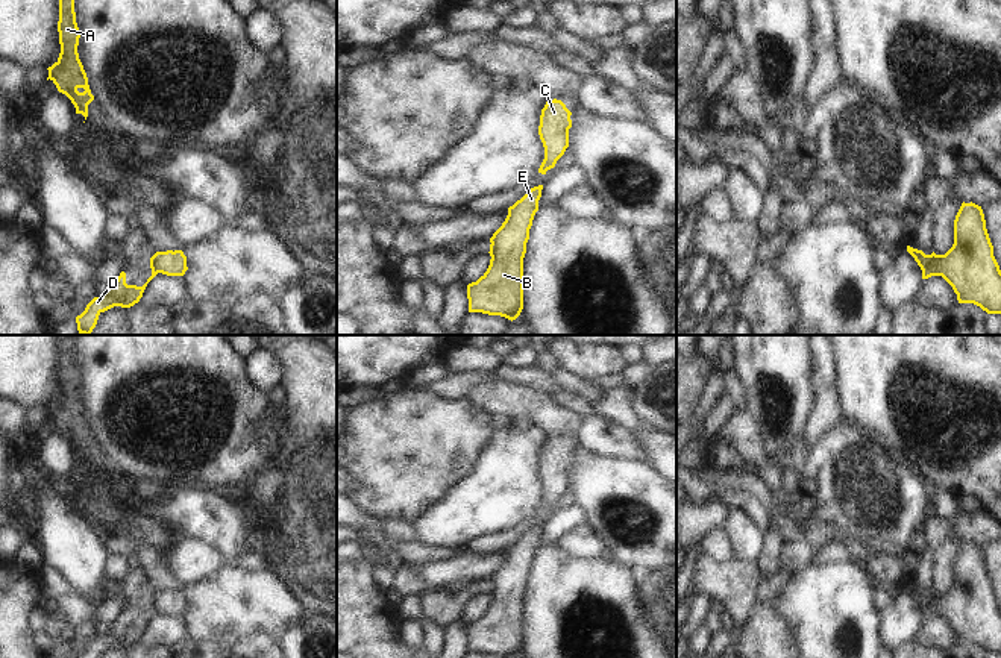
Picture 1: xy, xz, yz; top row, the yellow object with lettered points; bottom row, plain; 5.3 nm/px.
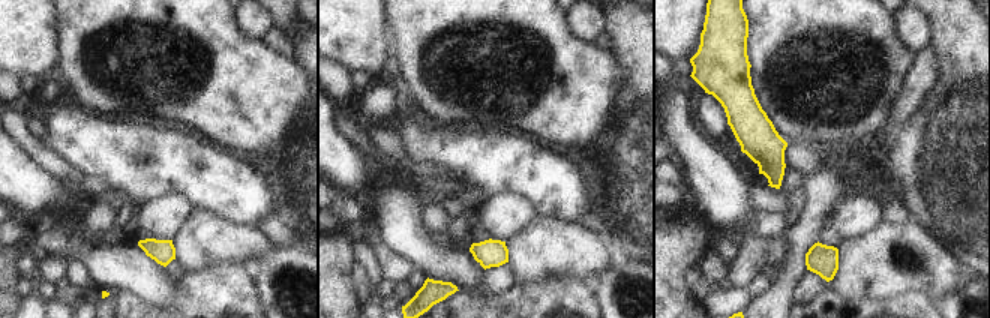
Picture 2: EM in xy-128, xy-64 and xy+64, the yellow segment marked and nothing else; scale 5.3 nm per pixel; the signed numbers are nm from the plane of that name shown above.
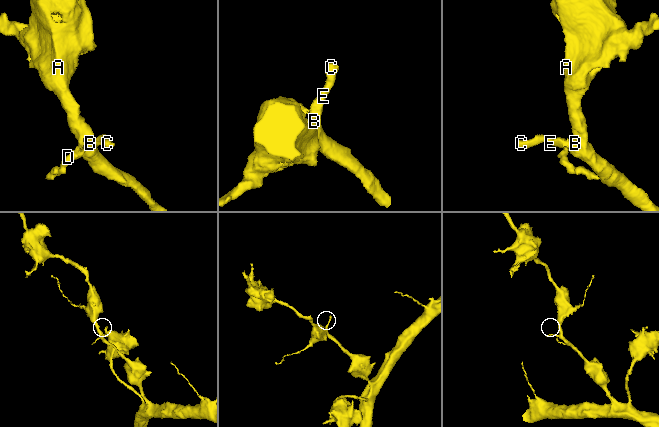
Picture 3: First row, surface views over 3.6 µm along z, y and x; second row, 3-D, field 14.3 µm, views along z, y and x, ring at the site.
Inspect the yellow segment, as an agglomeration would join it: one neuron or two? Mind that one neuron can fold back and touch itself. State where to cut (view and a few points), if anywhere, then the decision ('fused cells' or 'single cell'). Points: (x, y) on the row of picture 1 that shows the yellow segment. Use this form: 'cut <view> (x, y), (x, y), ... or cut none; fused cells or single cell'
cut xy (152, 256), (152, 269), (156, 273); fused cells

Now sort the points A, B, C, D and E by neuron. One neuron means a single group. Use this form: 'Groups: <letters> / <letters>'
Groups: A B C E / D.

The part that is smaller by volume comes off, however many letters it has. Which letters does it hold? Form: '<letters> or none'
D

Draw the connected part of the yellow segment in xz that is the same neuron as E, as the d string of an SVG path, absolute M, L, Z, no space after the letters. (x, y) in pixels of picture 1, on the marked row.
M543 185L531 188L508 208L502 226L490 238L490 265L487 271L467 285L469 312L482 312L516 320L523 309L523 258L529 229Z

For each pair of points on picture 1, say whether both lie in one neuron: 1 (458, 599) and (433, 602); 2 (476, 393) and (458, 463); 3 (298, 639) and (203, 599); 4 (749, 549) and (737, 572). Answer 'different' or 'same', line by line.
1: same
2: different
3: different
4: different

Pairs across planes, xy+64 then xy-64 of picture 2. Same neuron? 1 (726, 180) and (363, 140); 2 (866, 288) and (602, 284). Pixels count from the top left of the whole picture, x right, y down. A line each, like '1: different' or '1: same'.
1: different
2: different

